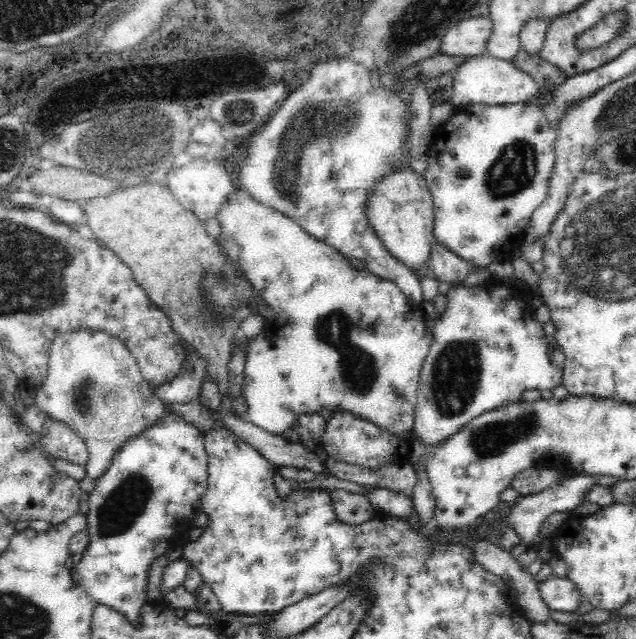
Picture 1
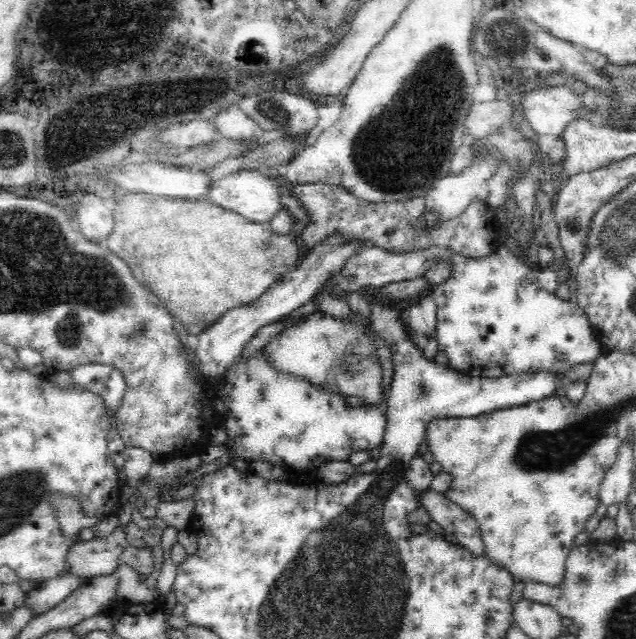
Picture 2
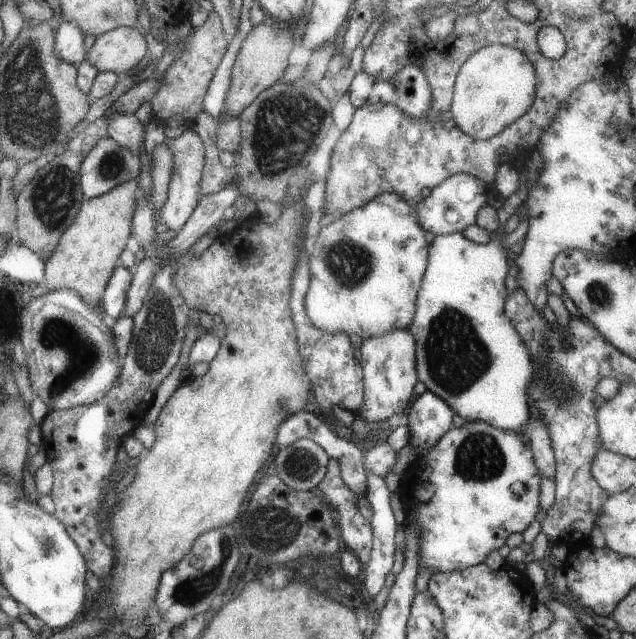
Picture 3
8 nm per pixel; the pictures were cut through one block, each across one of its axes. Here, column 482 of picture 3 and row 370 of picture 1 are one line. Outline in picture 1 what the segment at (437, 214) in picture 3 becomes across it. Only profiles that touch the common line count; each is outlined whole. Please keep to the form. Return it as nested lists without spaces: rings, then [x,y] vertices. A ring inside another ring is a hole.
[[[198,354],[187,356],[186,362],[176,378],[154,387],[155,395],[168,404],[174,404],[174,402],[184,404],[198,399],[200,386],[206,375],[206,362]]]

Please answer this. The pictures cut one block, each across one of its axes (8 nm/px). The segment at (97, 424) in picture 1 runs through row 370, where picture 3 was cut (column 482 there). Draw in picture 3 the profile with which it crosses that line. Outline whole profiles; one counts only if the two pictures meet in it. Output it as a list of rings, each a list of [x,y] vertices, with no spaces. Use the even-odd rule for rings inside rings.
[[[487,45],[470,54],[454,80],[450,118],[473,140],[490,139],[517,120],[534,102],[538,79],[526,54],[505,45]]]

